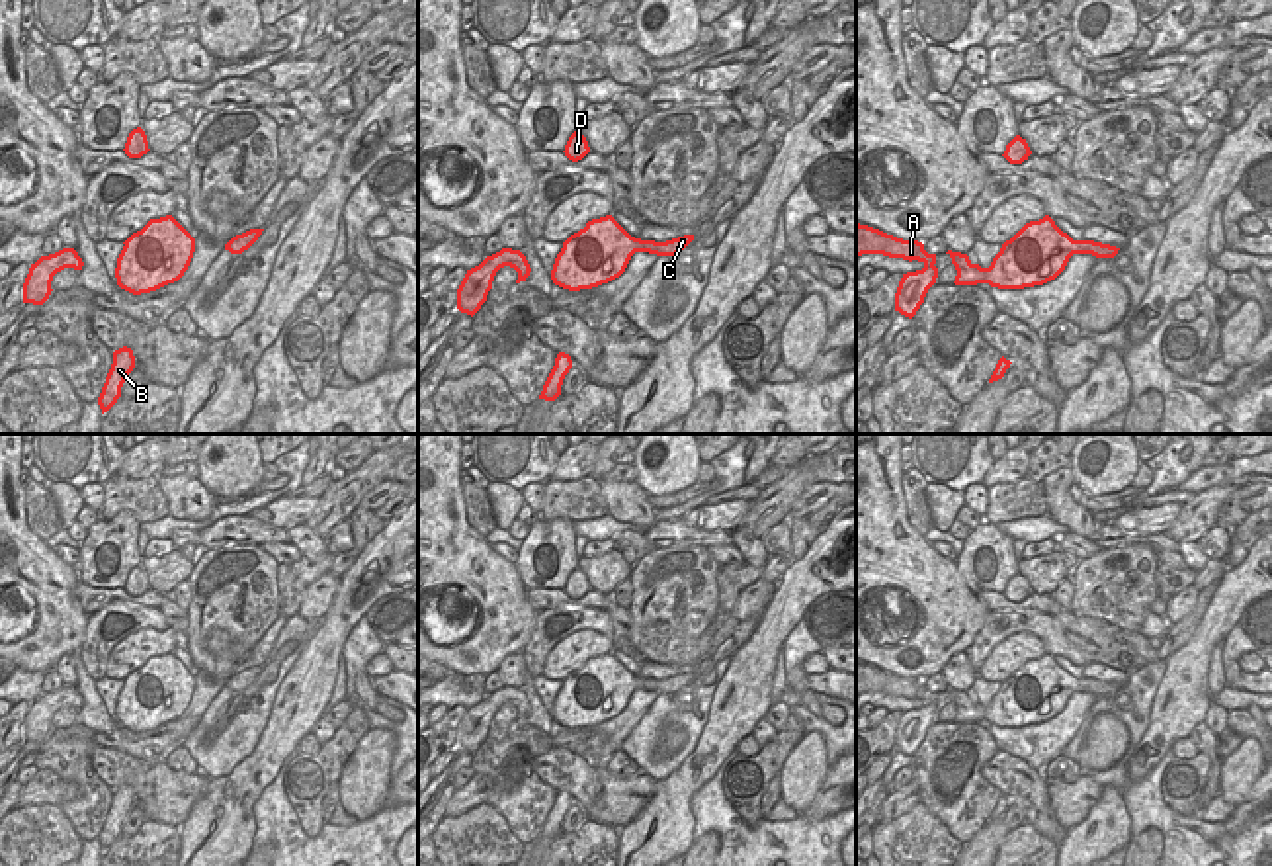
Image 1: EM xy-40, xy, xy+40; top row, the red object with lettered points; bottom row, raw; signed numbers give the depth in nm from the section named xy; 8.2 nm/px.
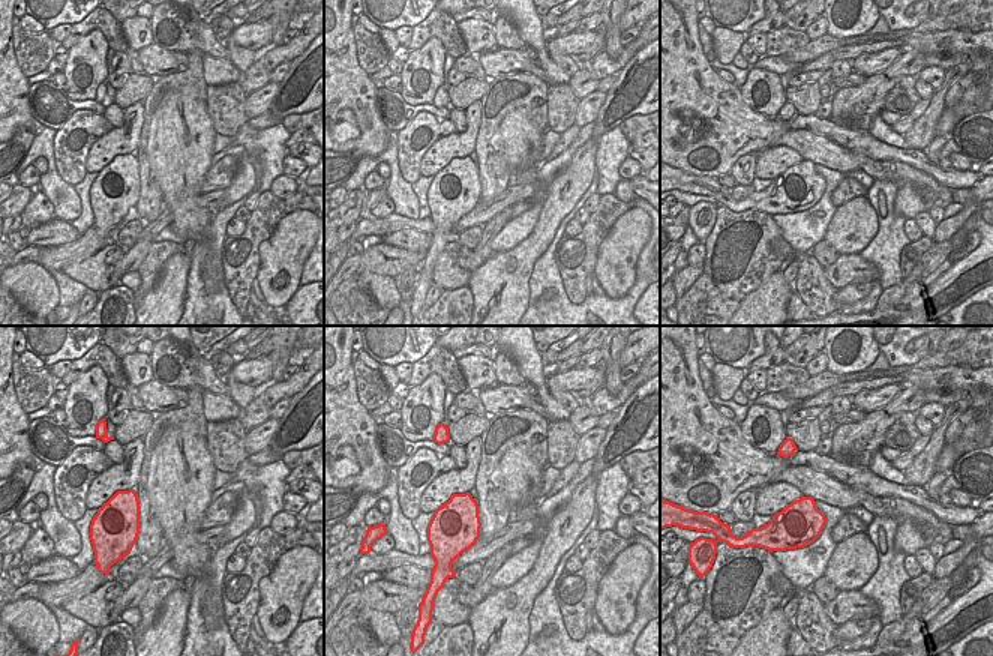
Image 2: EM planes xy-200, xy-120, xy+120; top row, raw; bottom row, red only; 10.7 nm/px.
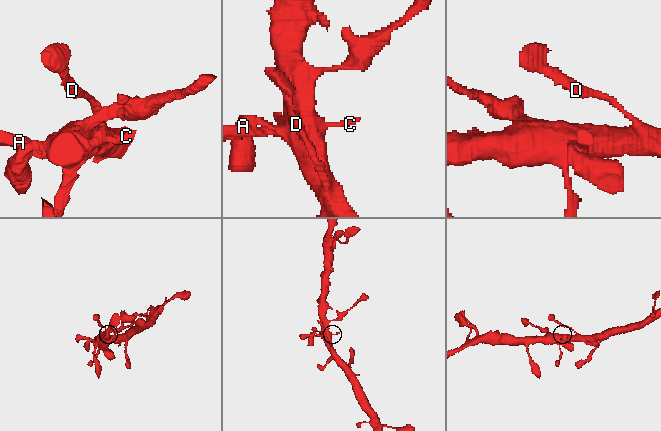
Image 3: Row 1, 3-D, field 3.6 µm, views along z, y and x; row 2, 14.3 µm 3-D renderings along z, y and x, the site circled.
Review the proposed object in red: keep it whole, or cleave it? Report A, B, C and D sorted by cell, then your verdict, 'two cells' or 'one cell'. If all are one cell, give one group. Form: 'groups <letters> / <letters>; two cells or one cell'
groups A B C D; one cell

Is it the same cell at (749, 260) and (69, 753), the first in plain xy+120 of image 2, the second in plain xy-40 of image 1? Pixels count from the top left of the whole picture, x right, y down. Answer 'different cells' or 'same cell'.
same cell

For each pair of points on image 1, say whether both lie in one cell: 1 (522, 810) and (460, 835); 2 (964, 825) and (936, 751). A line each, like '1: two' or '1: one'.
1: two
2: one

